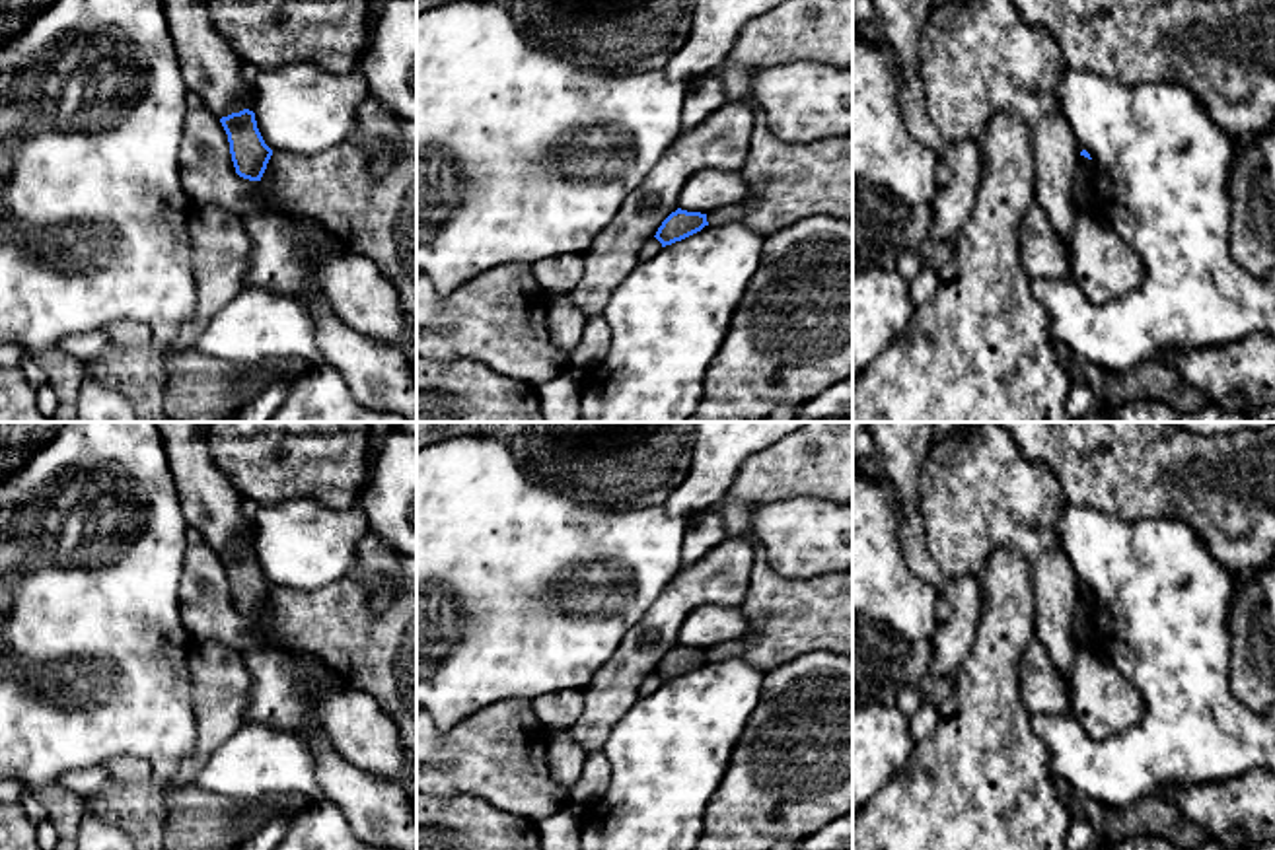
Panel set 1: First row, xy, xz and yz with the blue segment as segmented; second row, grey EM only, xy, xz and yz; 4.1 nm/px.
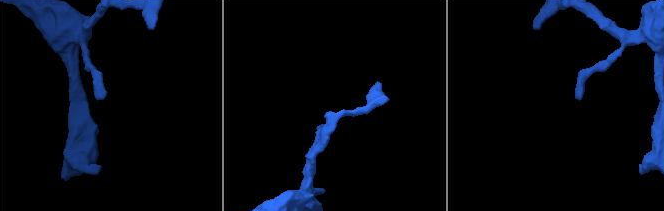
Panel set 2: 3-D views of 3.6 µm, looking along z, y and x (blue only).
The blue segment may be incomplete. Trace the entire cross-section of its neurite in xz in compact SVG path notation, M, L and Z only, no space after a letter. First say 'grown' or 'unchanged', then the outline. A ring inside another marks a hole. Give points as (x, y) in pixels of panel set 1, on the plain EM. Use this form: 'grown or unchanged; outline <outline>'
unchanged; outline M677 644L662 657L654 673L666 683L701 667L705 661L709 661L707 650Z

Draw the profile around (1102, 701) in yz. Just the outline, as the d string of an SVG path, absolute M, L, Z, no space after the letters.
M1078 646L1069 714L1092 739L1104 741L1139 724L1145 702L1102 650Z

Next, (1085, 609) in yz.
M1080 591L1076 615L1075 615L1075 636L1078 646L1092 646L1094 632L1094 599L1092 595Z

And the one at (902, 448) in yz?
M868 422L866 432L874 442L876 459L901 496L905 558L921 580L940 589L946 578L925 549L917 492L917 478L934 445L934 422Z

